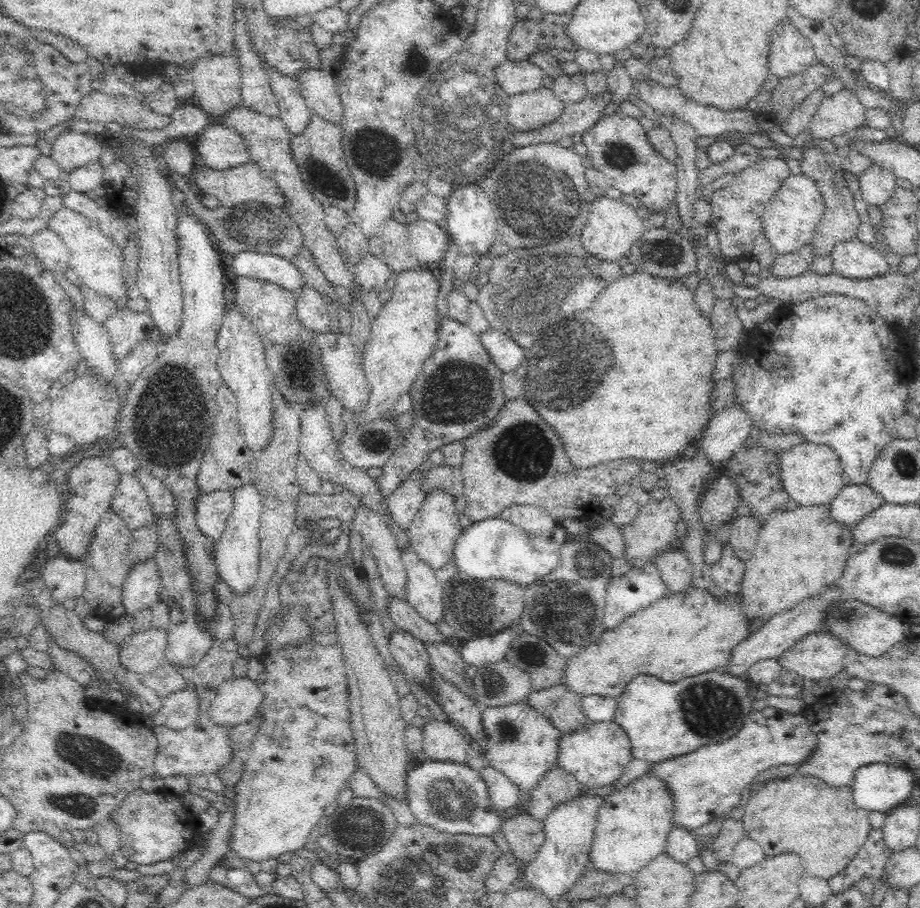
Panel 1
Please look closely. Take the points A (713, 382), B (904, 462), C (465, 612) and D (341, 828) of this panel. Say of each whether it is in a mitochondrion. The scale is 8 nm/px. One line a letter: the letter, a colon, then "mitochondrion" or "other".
A: other
B: mitochondrion
C: mitochondrion
D: other

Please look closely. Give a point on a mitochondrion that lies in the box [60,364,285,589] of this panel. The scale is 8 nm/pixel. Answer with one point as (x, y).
(175, 401)

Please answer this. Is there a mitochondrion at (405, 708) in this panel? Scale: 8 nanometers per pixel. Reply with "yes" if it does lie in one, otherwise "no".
no

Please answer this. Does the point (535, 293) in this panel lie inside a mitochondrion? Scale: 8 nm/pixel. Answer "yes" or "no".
yes

